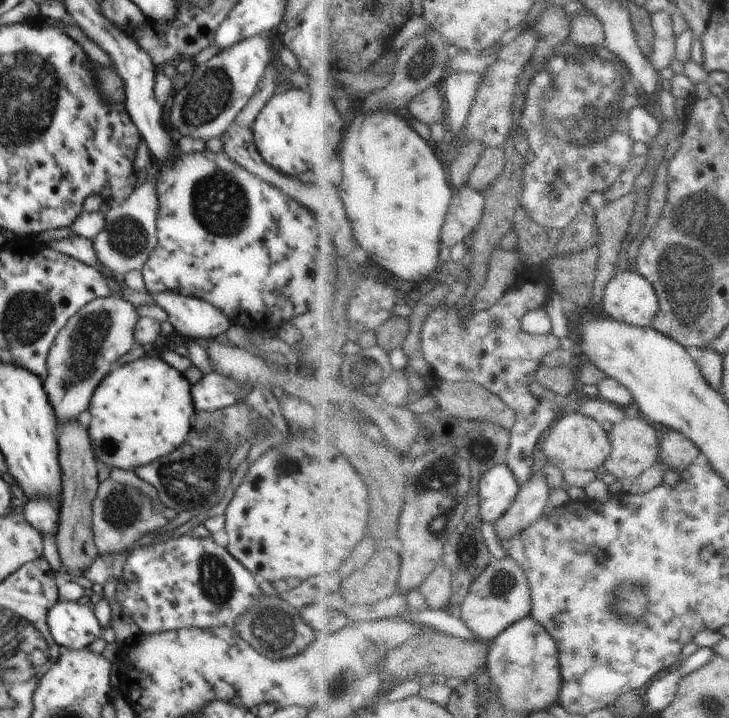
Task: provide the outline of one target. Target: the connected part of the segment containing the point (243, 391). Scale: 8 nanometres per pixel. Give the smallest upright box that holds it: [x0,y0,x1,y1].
[191,372,254,412]

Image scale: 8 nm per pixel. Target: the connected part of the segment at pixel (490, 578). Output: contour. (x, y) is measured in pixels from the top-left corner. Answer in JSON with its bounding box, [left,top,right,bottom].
[460,557,533,642]

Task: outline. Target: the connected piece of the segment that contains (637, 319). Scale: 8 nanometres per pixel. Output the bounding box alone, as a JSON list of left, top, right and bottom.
[605,273,661,327]

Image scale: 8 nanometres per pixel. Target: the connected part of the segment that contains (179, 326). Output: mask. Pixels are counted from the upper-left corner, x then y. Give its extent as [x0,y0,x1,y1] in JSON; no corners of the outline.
[153,291,232,340]

